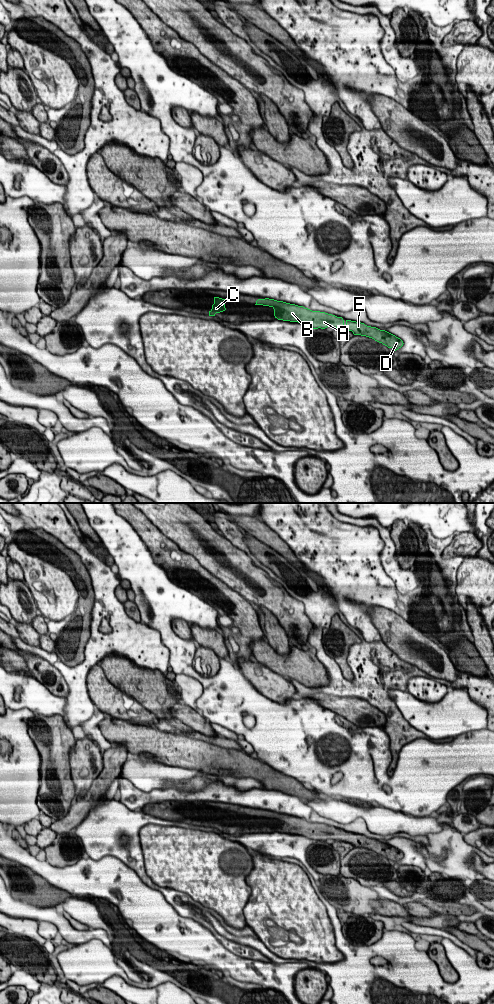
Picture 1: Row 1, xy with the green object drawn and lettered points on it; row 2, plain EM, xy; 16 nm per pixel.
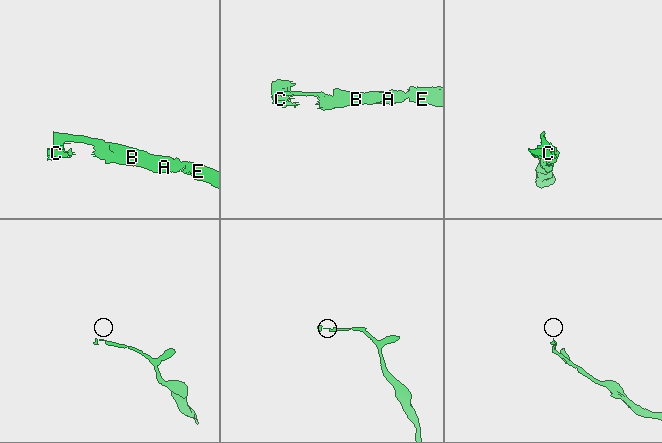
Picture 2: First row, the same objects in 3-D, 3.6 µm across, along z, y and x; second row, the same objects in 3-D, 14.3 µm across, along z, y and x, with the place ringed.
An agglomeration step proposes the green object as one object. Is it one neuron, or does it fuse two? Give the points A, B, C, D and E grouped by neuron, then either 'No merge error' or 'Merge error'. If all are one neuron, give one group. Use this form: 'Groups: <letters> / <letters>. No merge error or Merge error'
Groups: A B C D E. No merge error

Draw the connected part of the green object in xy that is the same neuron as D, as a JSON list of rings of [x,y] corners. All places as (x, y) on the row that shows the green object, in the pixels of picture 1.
[[[258,299],[255,305],[269,306],[274,309],[274,316],[278,320],[298,322],[312,327],[313,329],[325,329],[327,327],[339,328],[346,325],[346,330],[352,331],[354,335],[366,336],[382,343],[395,351],[403,346],[403,341],[395,335],[380,330],[376,327],[367,326],[364,323],[346,320],[320,311],[312,311],[303,306],[277,301],[274,299]]]

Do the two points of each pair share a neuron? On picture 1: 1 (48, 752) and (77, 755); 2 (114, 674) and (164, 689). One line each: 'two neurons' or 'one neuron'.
1: two neurons
2: one neuron

